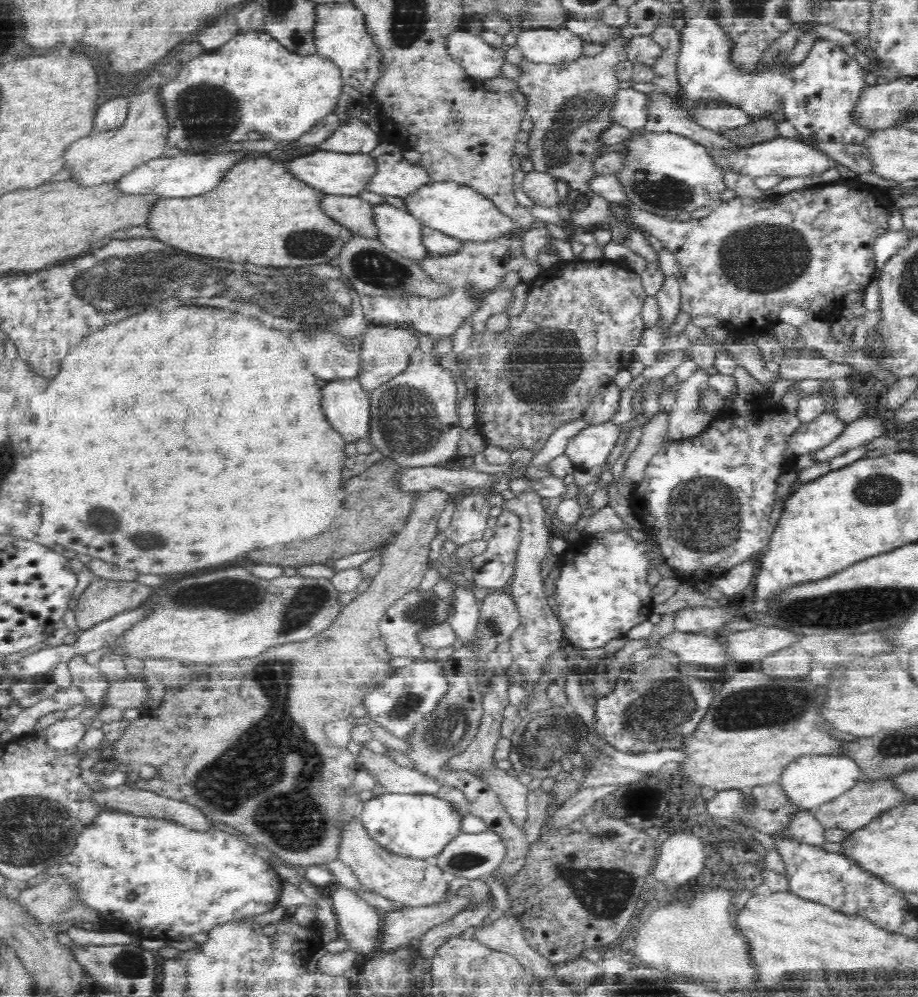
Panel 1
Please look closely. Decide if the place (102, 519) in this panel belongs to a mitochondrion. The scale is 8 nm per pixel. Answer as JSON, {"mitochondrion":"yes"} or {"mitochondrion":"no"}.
{"mitochondrion":"yes"}

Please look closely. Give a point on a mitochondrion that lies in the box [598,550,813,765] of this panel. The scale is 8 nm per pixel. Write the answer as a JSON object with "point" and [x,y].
{"point":[658,710]}

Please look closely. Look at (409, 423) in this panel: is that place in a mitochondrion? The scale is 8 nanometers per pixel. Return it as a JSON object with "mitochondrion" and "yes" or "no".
{"mitochondrion":"yes"}

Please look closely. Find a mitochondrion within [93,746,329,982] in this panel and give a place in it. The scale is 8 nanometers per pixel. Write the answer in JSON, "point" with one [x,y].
{"point":[130,965]}

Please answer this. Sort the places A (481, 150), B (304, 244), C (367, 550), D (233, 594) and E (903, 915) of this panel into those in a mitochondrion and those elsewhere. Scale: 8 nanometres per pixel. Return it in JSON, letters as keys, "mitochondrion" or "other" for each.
{"A":"other","B":"mitochondrion","C":"other","D":"mitochondrion","E":"other"}

